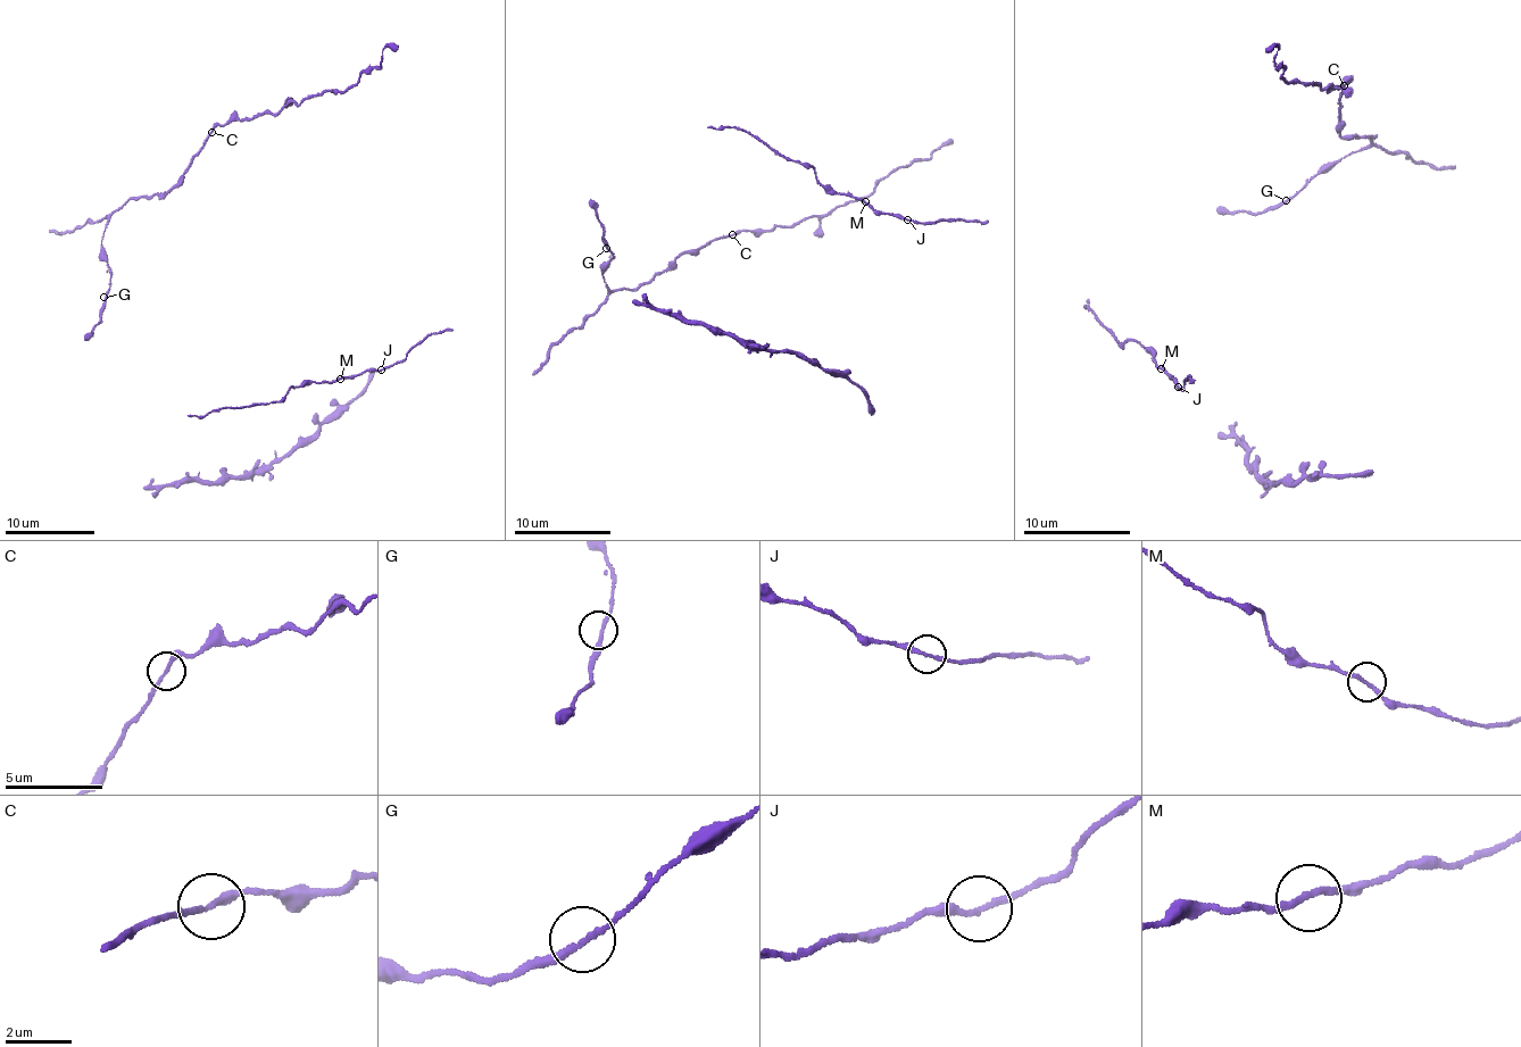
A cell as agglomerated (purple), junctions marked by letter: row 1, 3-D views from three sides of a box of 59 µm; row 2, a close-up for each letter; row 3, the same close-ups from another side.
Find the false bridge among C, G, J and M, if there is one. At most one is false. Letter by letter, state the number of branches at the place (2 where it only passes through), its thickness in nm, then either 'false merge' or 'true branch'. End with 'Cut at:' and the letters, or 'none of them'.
C: branches 2; calibre 180 nm; true branch
G: branches 2; calibre 190 nm; true branch
J: branches 2; calibre 190 nm; true branch
M: branches 2; calibre 190 nm; true branch
Cut at: none of them

